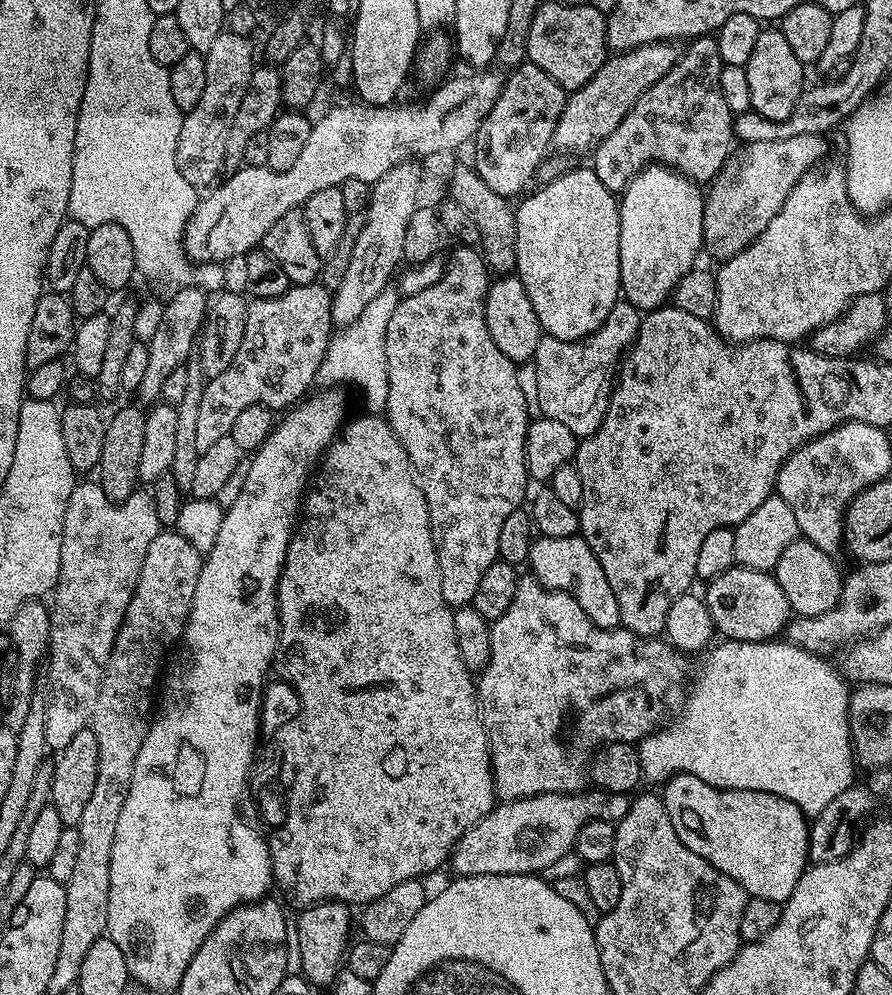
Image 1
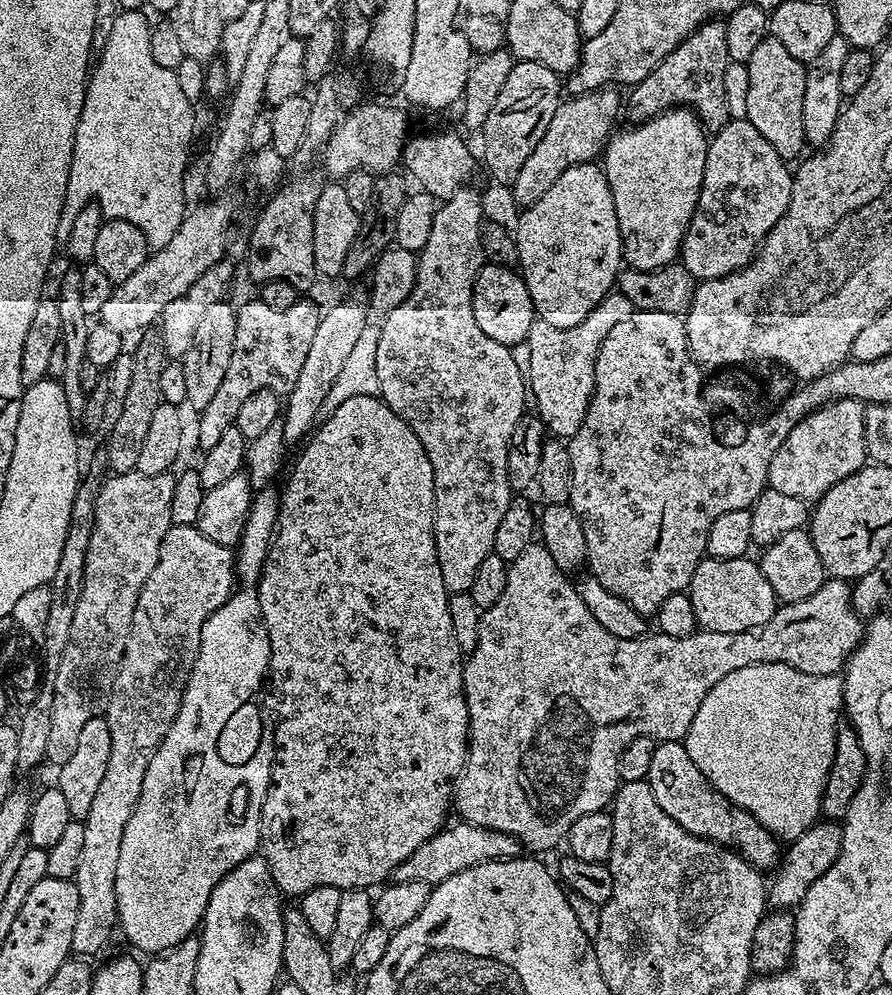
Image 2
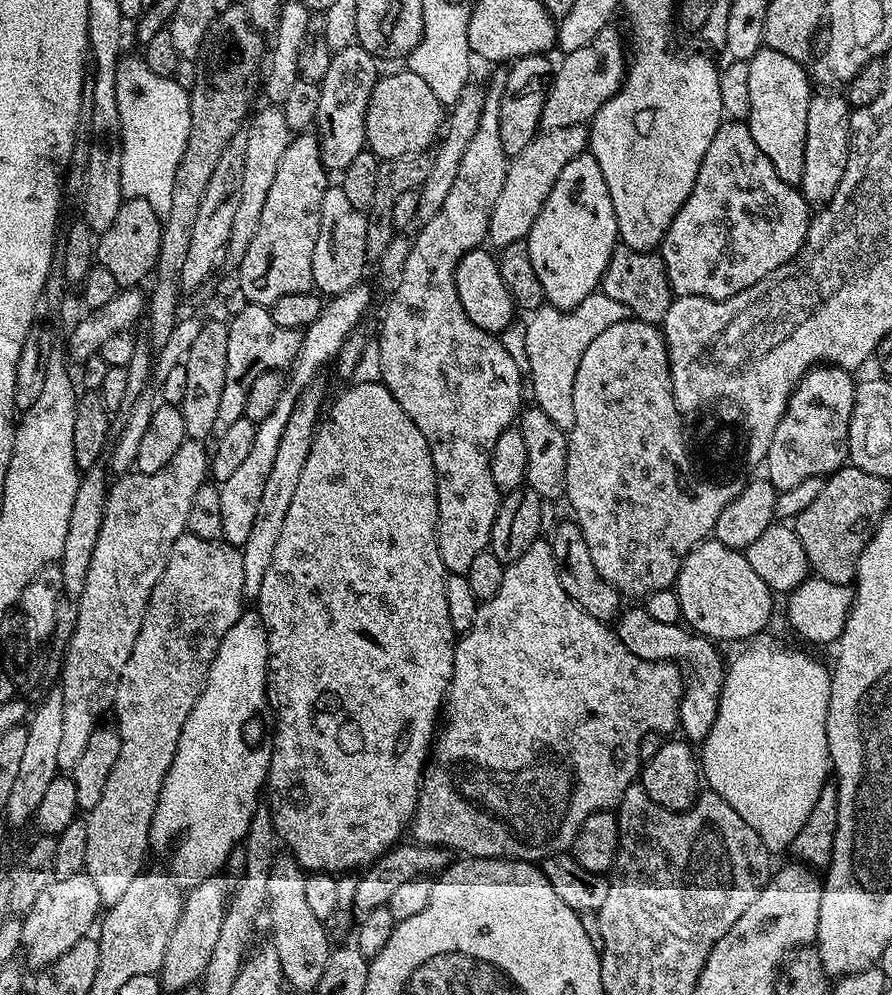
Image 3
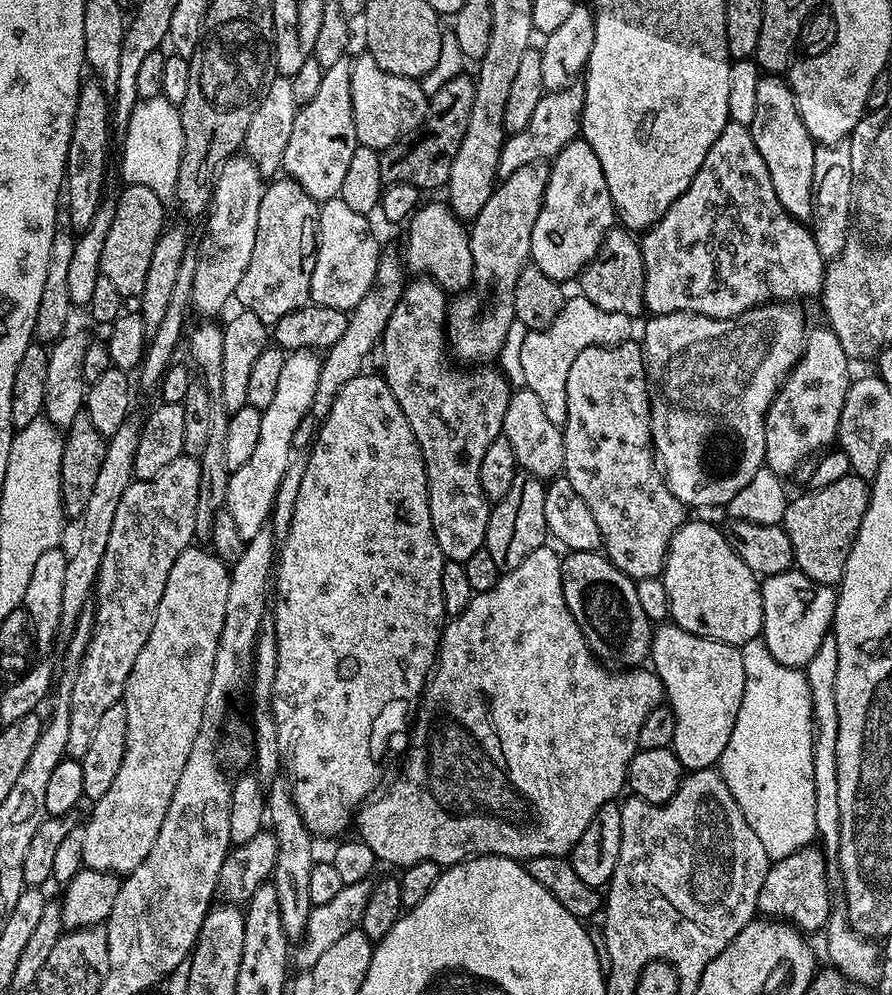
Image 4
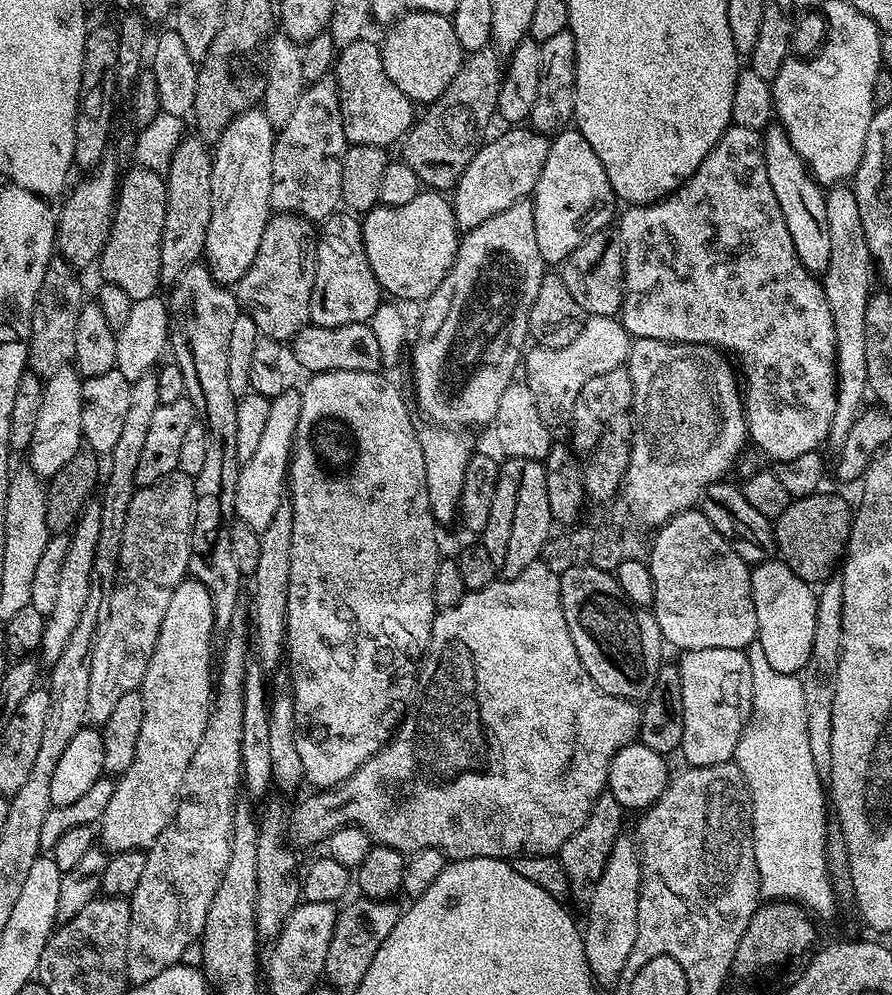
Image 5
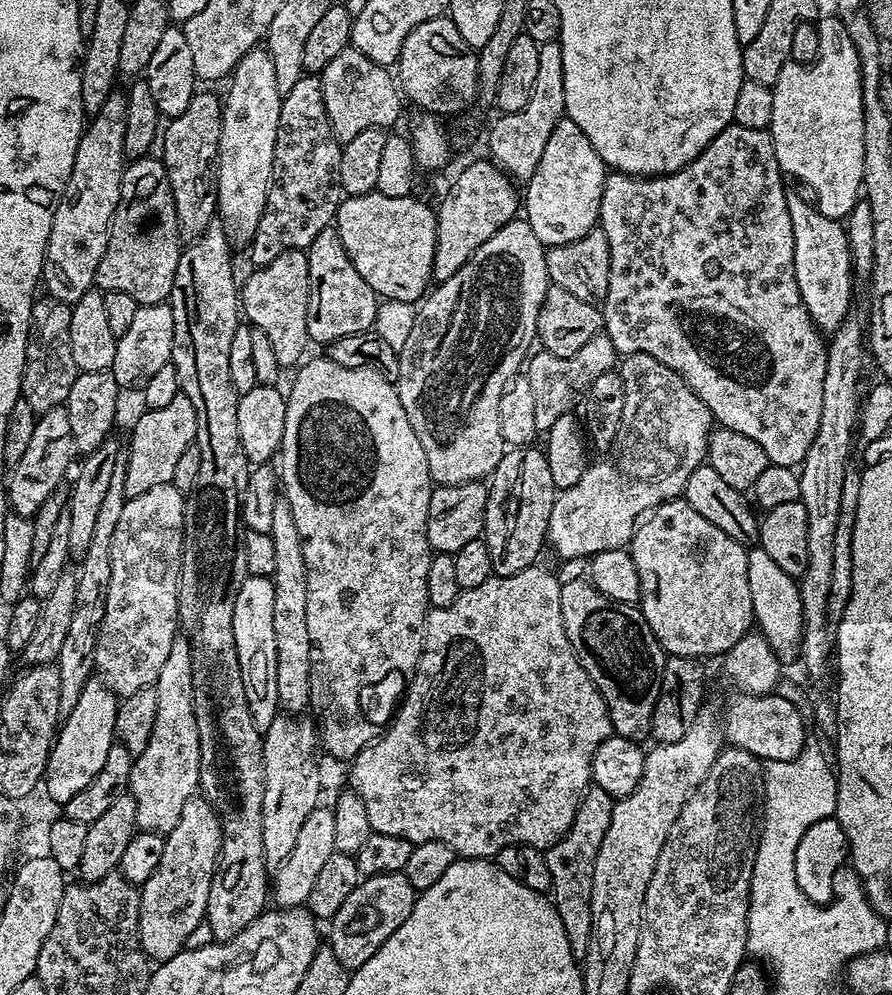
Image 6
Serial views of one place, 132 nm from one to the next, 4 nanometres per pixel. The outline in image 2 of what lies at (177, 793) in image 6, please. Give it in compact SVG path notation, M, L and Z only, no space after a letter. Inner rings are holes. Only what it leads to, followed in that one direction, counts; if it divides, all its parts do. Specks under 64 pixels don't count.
M173 524L172 529L166 534L166 538L162 538L162 550L158 550L158 562L154 566L154 570L150 570L150 578L146 578L146 586L142 586L142 594L138 594L138 606L134 610L130 634L126 638L126 650L122 654L122 662L118 666L118 674L114 678L112 693L108 695L106 719L110 726L110 763L107 764L106 774L102 778L102 783L98 786L98 795L95 796L94 803L90 805L90 814L82 821L86 834L84 835L82 859L78 862L78 874L75 879L78 886L78 923L74 926L74 938L72 939L72 950L77 957L93 958L92 956L98 955L107 946L108 939L112 936L112 931L114 933L117 931L116 911L118 910L118 902L116 901L116 875L118 874L118 856L122 851L124 827L130 822L130 816L134 814L136 804L140 800L142 778L146 778L146 768L150 766L150 758L154 758L162 738L166 738L166 734L182 706L182 694L188 685L188 676L192 673L194 662L198 658L198 650L202 642L202 626L206 626L206 622L210 618L210 614L214 614L214 610L218 610L230 599L237 584L236 558L233 549L226 546L218 546L218 542L210 542L210 538L206 538L206 534L202 534L199 528Z

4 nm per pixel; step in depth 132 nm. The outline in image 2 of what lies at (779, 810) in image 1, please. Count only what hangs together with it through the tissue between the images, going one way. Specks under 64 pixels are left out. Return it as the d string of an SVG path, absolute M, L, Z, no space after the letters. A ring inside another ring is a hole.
M661 740L657 743L647 782L650 790L654 790L654 798L658 798L658 806L662 806L662 810L666 810L666 814L670 814L670 818L682 826L682 830L739 852L747 864L753 864L761 870L777 867L777 837L767 832L758 818L754 818L754 814L732 804L713 784L709 784L702 770L694 766L694 758L690 758L681 741Z

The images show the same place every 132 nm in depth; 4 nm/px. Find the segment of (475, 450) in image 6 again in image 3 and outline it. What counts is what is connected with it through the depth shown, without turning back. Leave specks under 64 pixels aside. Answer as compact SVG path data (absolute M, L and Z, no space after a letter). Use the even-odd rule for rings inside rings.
M585 125L562 126L558 130L541 131L530 142L530 146L526 146L526 150L511 157L506 178L502 182L502 191L498 194L498 202L494 202L488 223L487 243L493 249L505 248L510 246L510 242L518 242L527 237L550 190L554 190L554 182L558 182L558 174L562 174L562 166L578 158L589 144L590 132Z

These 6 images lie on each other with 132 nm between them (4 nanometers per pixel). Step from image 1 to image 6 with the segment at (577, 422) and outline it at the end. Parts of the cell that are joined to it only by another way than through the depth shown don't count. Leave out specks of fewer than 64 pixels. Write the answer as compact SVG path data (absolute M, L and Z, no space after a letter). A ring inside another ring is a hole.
M603 334L590 338L590 342L586 342L586 346L582 346L582 350L570 358L558 358L543 350L537 353L536 357L533 355L527 361L526 375L530 387L534 389L534 426L540 434L546 433L559 417L572 412L581 403L588 387L598 382L602 374L613 371L618 364L617 350L610 338Z

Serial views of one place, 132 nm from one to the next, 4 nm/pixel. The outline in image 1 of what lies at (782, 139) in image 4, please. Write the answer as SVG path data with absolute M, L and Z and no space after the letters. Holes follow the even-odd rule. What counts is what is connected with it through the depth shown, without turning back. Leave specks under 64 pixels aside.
M765 27L758 34L758 42L754 51L750 53L750 62L744 67L746 70L746 83L750 86L751 111L762 114L771 120L785 120L790 118L794 106L800 95L804 93L805 65L794 55L794 49L781 34L779 27Z

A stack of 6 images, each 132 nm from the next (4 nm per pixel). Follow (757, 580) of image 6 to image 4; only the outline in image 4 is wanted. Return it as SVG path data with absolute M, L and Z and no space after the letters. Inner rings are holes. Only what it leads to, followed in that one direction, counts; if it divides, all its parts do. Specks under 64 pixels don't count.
M799 570L763 577L762 594L762 639L770 654L782 666L803 669L814 658L822 638L830 635L832 619L836 613L837 589L831 584L819 584Z

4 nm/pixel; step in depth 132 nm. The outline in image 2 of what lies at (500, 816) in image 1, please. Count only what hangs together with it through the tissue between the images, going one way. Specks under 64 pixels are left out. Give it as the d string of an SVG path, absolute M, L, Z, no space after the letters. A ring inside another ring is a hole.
M456 822L456 825L445 826L440 829L434 838L430 838L406 858L392 871L391 879L395 882L426 882L430 885L438 885L446 882L446 878L454 878L467 868L473 868L479 864L485 864L491 860L510 860L519 857L522 852L522 845L510 834L492 832L482 826Z

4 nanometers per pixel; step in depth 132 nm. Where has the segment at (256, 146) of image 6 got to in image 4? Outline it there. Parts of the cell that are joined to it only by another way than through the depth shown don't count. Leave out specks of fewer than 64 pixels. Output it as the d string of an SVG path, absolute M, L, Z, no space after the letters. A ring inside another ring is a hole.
M247 155L228 157L216 178L212 189L212 207L207 213L208 233L198 247L194 282L192 283L191 307L201 312L201 317L216 318L216 315L235 297L238 282L250 266L254 254L254 242L258 234L258 206L266 187L260 171Z

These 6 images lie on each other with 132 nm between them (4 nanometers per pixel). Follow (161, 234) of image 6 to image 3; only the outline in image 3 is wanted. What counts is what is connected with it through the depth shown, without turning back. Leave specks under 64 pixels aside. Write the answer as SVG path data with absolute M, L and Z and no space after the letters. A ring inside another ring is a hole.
M142 198L125 199L124 205L118 210L118 215L114 218L110 230L99 233L98 239L95 241L95 259L98 261L99 267L110 270L114 282L120 284L121 289L135 288L143 285L143 280L153 275L156 271L156 263L158 262L158 254L160 253L160 229L162 227L162 218L154 214L150 204Z

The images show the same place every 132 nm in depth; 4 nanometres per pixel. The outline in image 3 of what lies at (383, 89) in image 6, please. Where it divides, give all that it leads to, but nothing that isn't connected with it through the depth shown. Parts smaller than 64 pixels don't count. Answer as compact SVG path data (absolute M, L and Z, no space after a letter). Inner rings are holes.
M402 70L402 72L392 72L389 76L381 75L370 94L370 106L366 110L367 151L374 153L379 161L402 160L416 154L412 152L424 152L428 147L431 149L437 143L445 120L445 109L418 74Z

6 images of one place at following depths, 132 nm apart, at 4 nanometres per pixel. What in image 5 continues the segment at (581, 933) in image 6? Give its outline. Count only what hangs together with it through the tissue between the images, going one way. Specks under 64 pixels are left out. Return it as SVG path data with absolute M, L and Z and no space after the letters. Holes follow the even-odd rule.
M605 790L594 802L582 830L578 830L566 842L558 853L562 870L566 870L569 897L577 900L580 906L587 905L594 894L594 886L598 886L598 878L602 878L602 870L606 870L606 862L610 858L610 850L614 850L614 842L622 834L620 828L624 824L626 809Z

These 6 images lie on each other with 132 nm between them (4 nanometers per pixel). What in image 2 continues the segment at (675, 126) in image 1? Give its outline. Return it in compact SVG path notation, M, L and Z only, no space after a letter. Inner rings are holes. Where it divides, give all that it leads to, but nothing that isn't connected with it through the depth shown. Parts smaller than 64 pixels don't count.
M723 22L704 24L697 32L691 32L673 52L666 54L664 61L653 72L646 74L646 78L642 78L640 84L631 89L632 97L629 100L627 97L626 100L626 116L628 112L629 118L634 120L632 122L645 122L662 115L669 108L690 108L696 113L705 129L709 133L715 134L732 119L730 106L726 106L726 85L724 82L728 63L730 61L726 50L726 26Z

